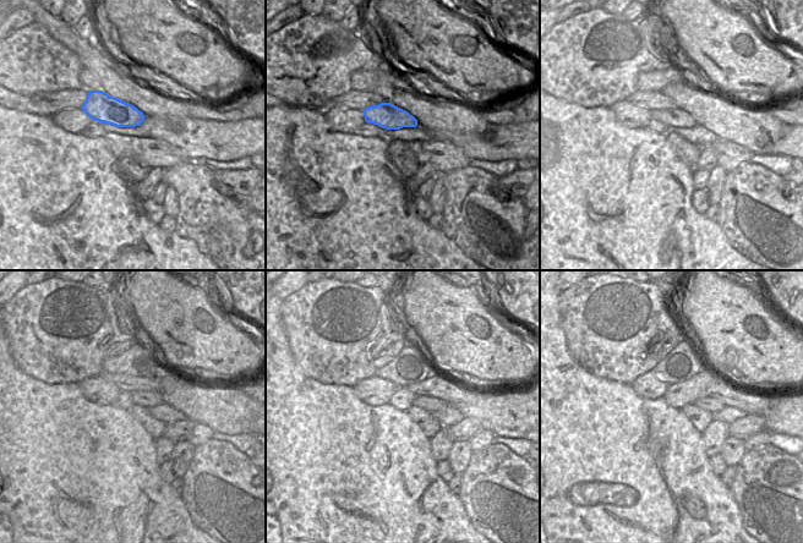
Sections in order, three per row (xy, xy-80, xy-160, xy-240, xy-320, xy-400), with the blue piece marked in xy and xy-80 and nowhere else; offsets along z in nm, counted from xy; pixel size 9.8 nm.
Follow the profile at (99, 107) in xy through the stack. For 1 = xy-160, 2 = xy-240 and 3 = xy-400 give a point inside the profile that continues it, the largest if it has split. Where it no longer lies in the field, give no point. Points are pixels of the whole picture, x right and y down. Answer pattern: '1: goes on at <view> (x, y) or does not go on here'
1: goes on at xy-160 (673, 118)
2: goes on at xy-240 (146, 399)
3: goes on at xy-400 (709, 404)

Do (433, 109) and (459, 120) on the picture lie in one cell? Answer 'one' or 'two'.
one

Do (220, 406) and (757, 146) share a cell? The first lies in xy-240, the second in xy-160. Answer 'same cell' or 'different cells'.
same cell

